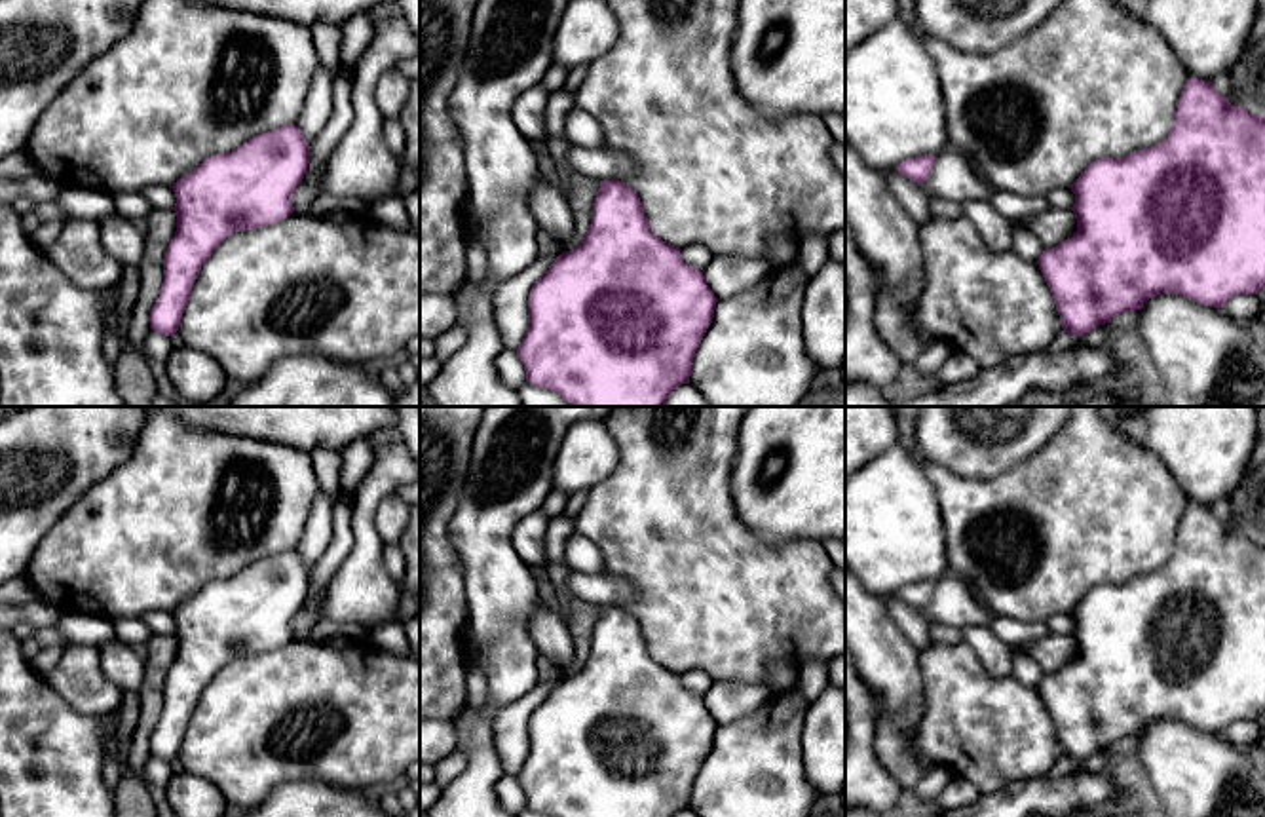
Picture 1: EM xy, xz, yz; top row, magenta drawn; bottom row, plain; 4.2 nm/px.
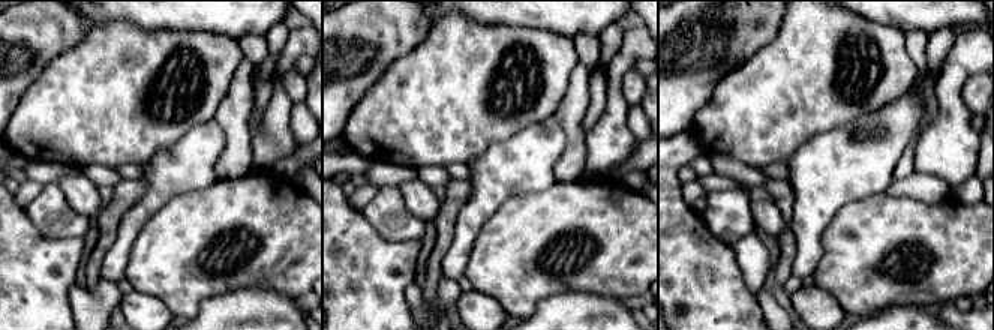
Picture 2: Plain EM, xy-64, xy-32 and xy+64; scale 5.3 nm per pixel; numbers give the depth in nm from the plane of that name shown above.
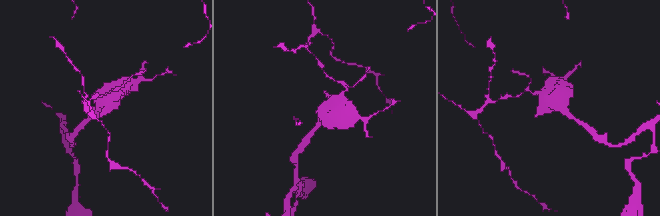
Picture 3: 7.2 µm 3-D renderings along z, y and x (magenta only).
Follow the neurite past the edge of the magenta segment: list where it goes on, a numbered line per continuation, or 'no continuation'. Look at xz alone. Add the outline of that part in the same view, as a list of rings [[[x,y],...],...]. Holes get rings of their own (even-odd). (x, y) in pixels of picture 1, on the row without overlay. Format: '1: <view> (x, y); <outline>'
no continuation

